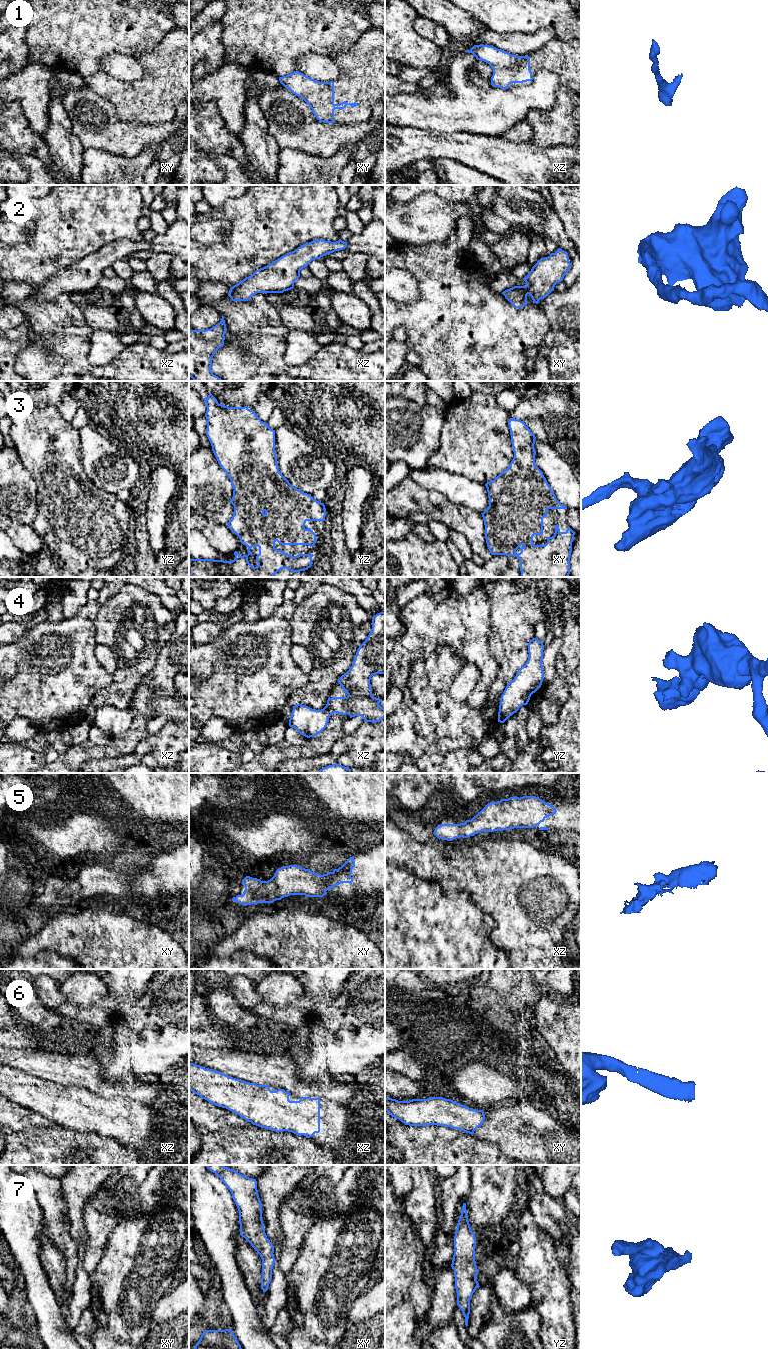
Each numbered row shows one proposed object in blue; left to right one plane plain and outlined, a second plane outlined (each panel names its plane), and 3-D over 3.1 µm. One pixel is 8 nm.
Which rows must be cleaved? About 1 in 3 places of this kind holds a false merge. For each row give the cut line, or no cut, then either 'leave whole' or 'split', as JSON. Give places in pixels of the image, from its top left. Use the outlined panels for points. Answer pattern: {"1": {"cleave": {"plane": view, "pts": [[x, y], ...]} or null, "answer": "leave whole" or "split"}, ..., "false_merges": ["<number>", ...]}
{"1": {"cleave": null, "answer": "leave whole"}, "2": {"cleave": null, "answer": "leave whole"}, "3": {"cleave": null, "answer": "leave whole"}, "4": {"cleave": null, "answer": "leave whole"}, "5": {"cleave": null, "answer": "leave whole"}, "6": {"cleave": null, "answer": "leave whole"}, "7": {"cleave": null, "answer": "leave whole"}, "false_merges": []}

